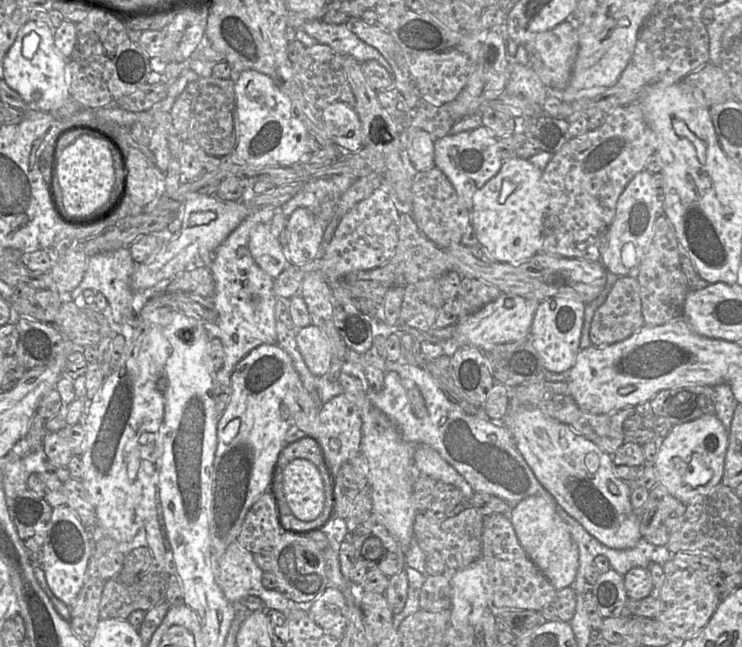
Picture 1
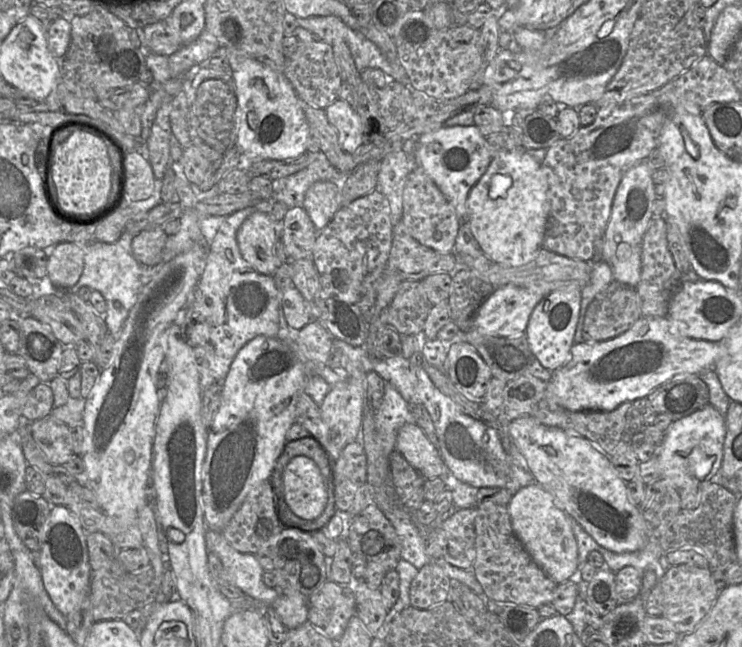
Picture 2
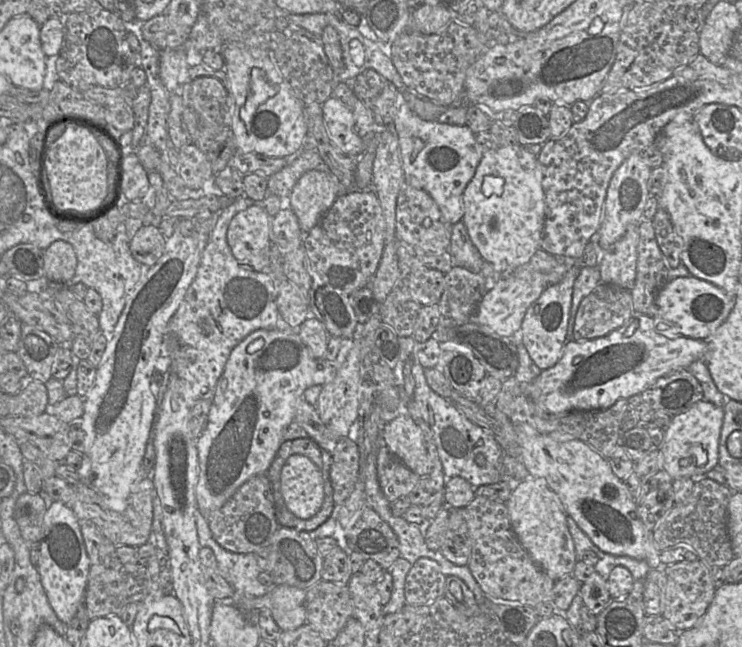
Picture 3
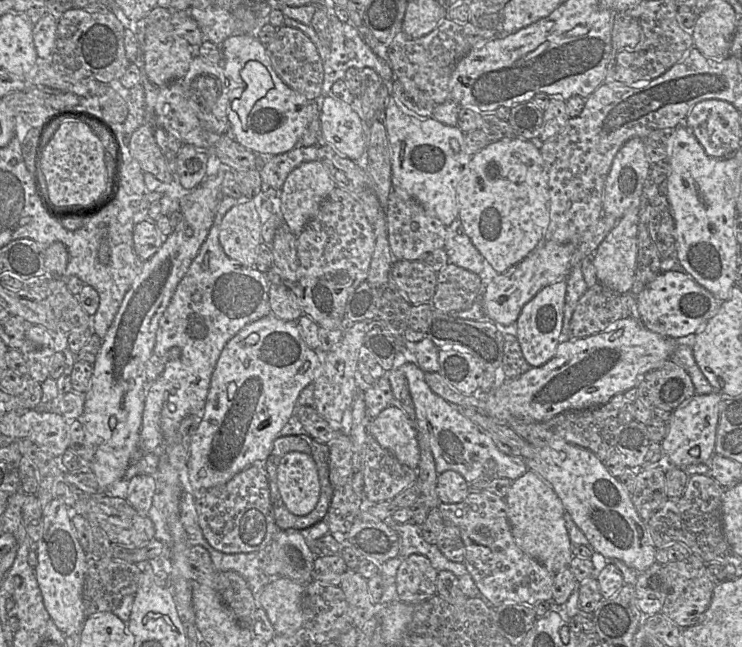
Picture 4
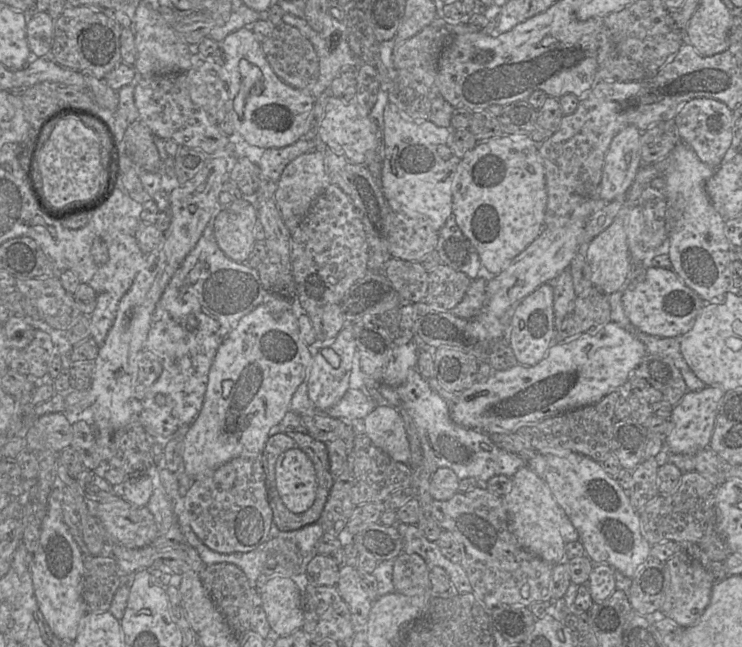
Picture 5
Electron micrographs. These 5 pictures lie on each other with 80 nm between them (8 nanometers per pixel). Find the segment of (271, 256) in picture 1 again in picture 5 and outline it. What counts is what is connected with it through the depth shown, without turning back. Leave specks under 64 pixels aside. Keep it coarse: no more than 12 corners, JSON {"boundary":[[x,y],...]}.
{"boundary":[[240,199],[222,207],[216,242],[246,263],[256,243],[256,205]]}

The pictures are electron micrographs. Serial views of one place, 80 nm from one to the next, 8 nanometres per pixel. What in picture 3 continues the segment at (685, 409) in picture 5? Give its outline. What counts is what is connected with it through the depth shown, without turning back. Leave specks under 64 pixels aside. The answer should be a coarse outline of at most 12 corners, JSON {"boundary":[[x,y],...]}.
{"boundary":[[722,407],[672,416],[659,447],[671,479],[718,465]]}

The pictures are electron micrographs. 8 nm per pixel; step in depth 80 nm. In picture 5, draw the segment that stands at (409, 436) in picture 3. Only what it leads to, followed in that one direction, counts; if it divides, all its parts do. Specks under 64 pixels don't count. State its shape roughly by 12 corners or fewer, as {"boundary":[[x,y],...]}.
{"boundary":[[377,405],[362,421],[372,443],[409,465],[398,409]]}

